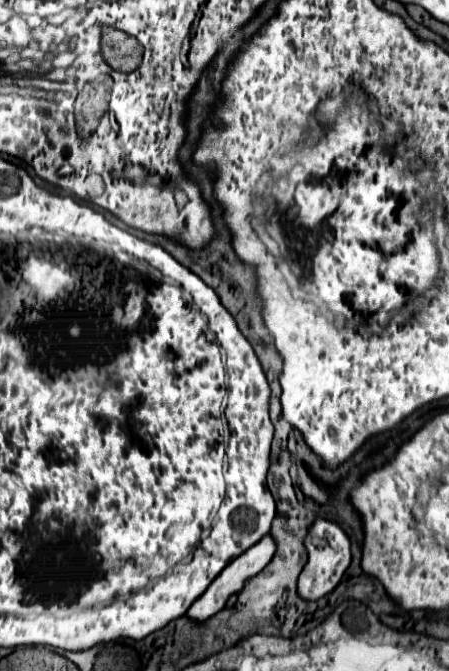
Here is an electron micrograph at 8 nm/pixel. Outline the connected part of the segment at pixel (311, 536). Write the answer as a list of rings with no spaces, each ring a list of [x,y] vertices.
[[[317,519],[307,533],[305,547],[309,551],[309,563],[305,565],[305,569],[299,575],[297,593],[305,601],[317,601],[339,585],[343,573],[347,571],[347,567],[351,563],[351,543],[349,543],[349,537],[343,533],[343,529],[337,523]]]

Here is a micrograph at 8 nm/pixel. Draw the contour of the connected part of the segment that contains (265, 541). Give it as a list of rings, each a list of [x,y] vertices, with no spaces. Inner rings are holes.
[[[265,535],[257,545],[233,559],[219,573],[219,577],[207,587],[207,591],[189,607],[187,615],[197,623],[201,619],[211,619],[213,615],[217,615],[217,611],[221,611],[227,605],[231,595],[237,595],[251,577],[255,577],[267,567],[275,551],[277,545],[273,543],[273,537]]]

